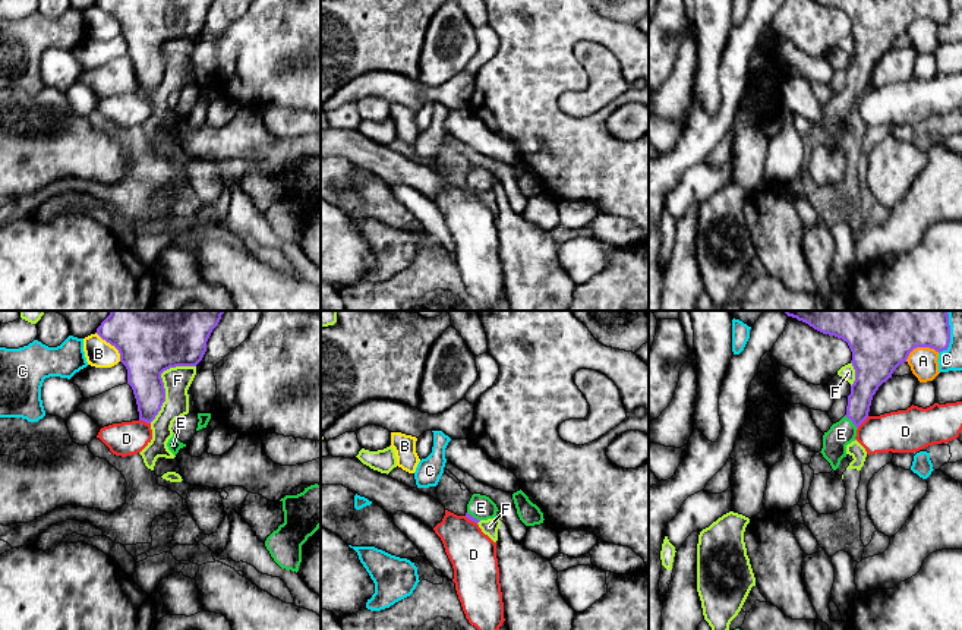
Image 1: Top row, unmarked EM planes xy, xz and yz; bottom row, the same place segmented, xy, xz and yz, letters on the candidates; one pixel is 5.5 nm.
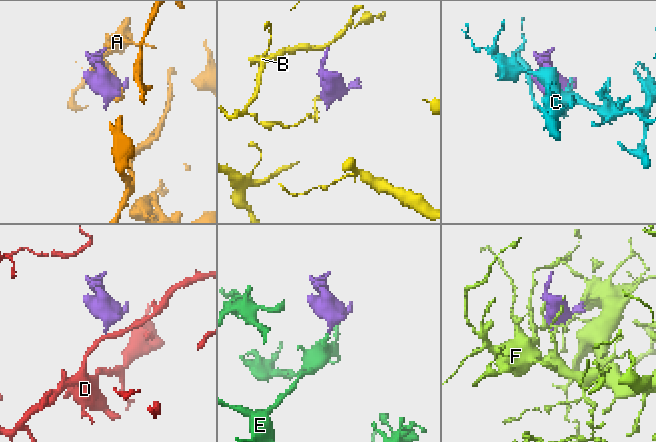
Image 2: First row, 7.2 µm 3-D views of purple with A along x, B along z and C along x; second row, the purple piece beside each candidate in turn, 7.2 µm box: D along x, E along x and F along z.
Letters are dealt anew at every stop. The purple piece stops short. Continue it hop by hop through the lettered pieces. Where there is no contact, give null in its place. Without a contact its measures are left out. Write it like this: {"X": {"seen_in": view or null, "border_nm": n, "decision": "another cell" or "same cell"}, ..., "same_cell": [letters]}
{"A": {"seen_in": "yz", "border_nm": 200, "decision": "another cell"}, "B": {"seen_in": "xy", "border_nm": 220, "decision": "another cell"}, "C": {"seen_in": "yz", "border_nm": 160, "decision": "another cell"}, "D": {"seen_in": "xy", "border_nm": 70, "decision": "another cell"}, "E": {"seen_in": "yz", "border_nm": 100, "decision": "same cell"}, "F": {"seen_in": "xy", "border_nm": 400, "decision": "another cell"}, "same_cell": ["E"]}

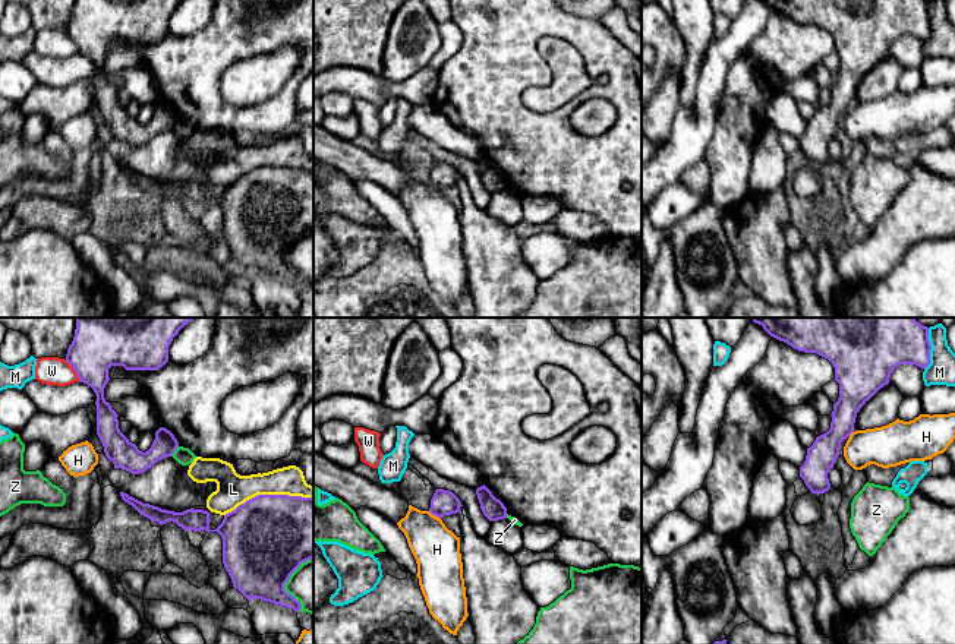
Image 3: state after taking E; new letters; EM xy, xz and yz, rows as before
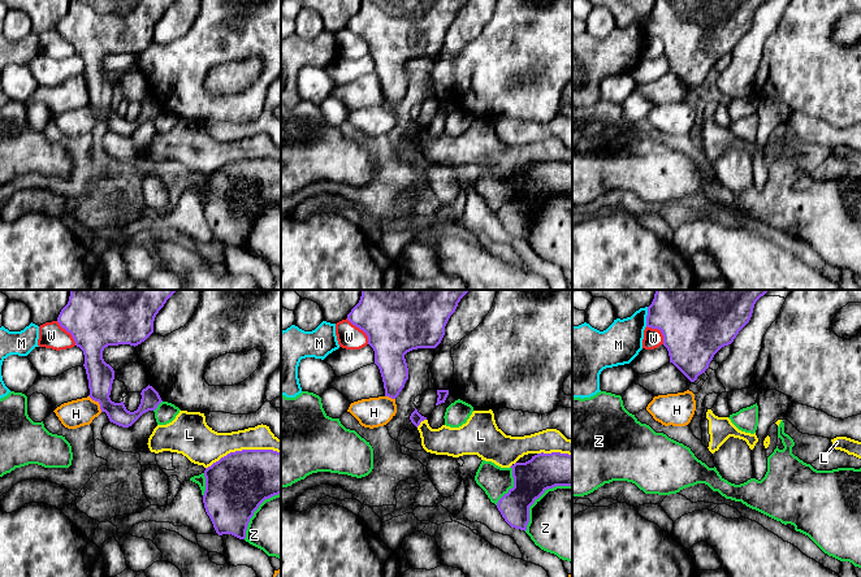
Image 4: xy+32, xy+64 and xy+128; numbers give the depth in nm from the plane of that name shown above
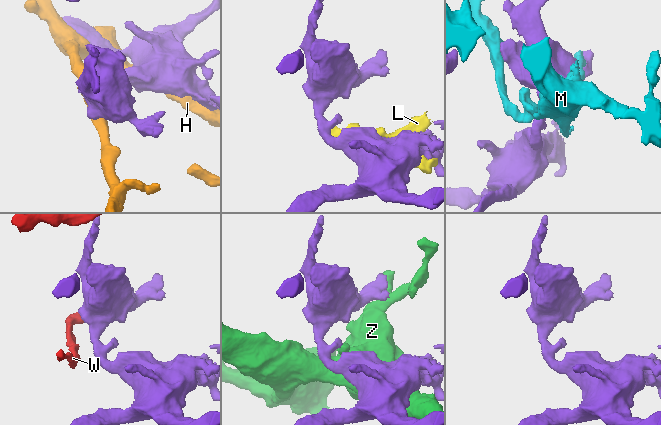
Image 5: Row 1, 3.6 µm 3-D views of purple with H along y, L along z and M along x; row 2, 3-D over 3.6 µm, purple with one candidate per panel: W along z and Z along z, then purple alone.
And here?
{"H": {"seen_in": "xz", "border_nm": 80, "decision": "another cell"}, "L": {"seen_in": "xy", "border_nm": 500, "decision": "another cell"}, "M": {"seen_in": "yz", "border_nm": 240, "decision": "another cell"}, "W": {"seen_in": "xy", "border_nm": 150, "decision": "another cell"}, "Z": {"seen_in": "xy", "border_nm": 320, "decision": "another cell"}, "same_cell": []}

